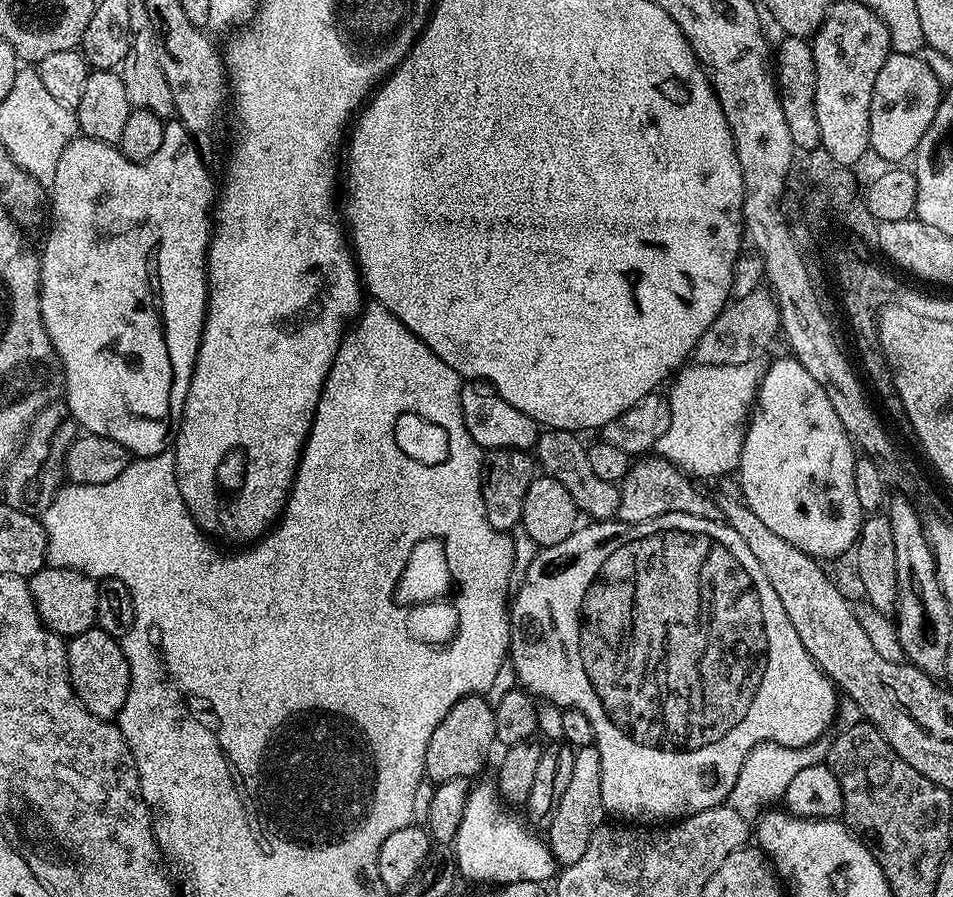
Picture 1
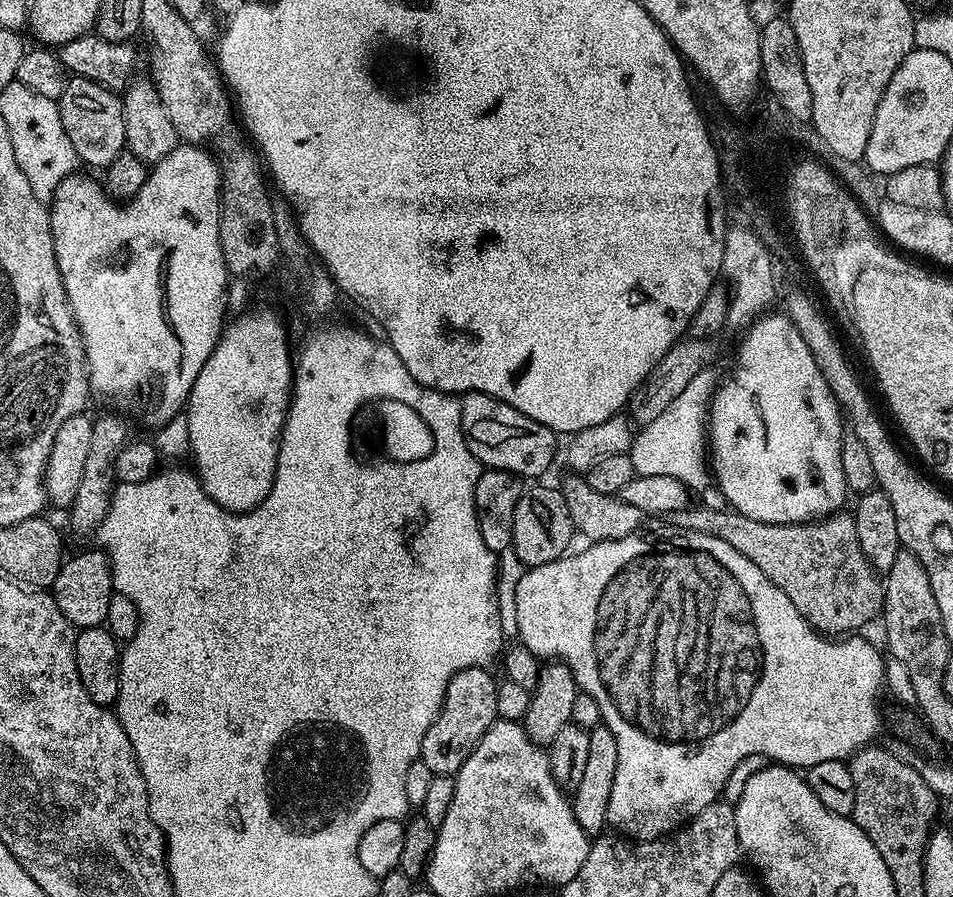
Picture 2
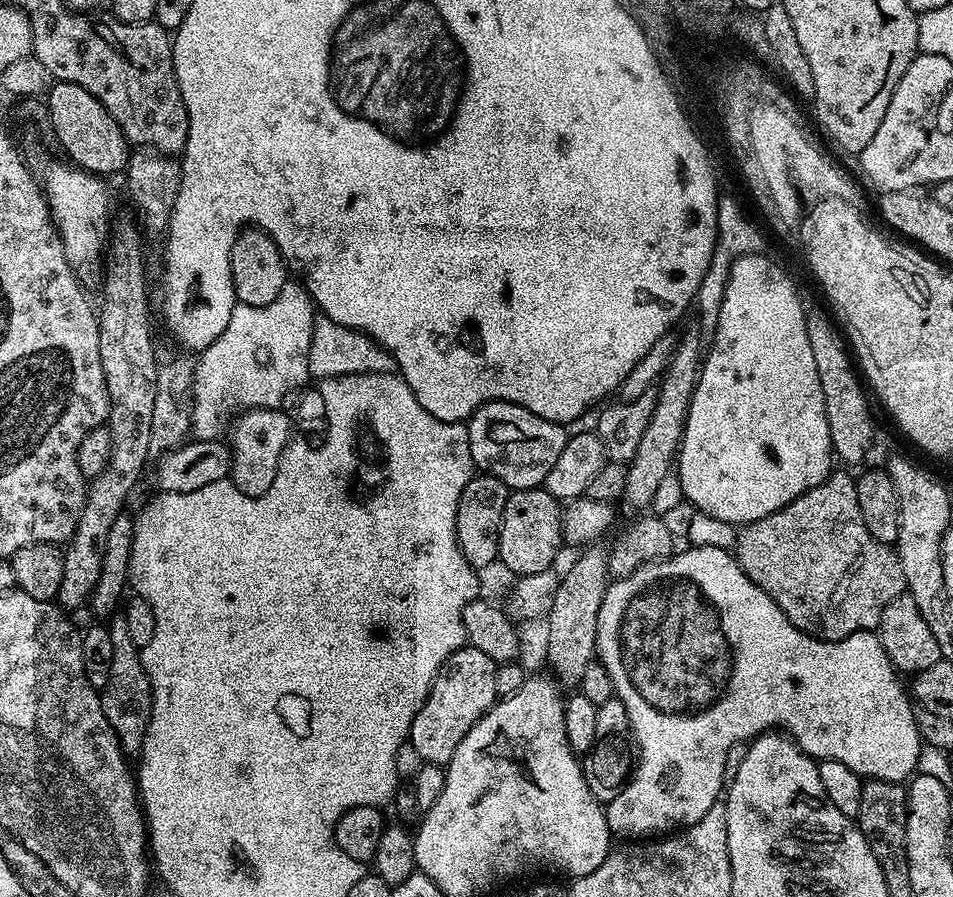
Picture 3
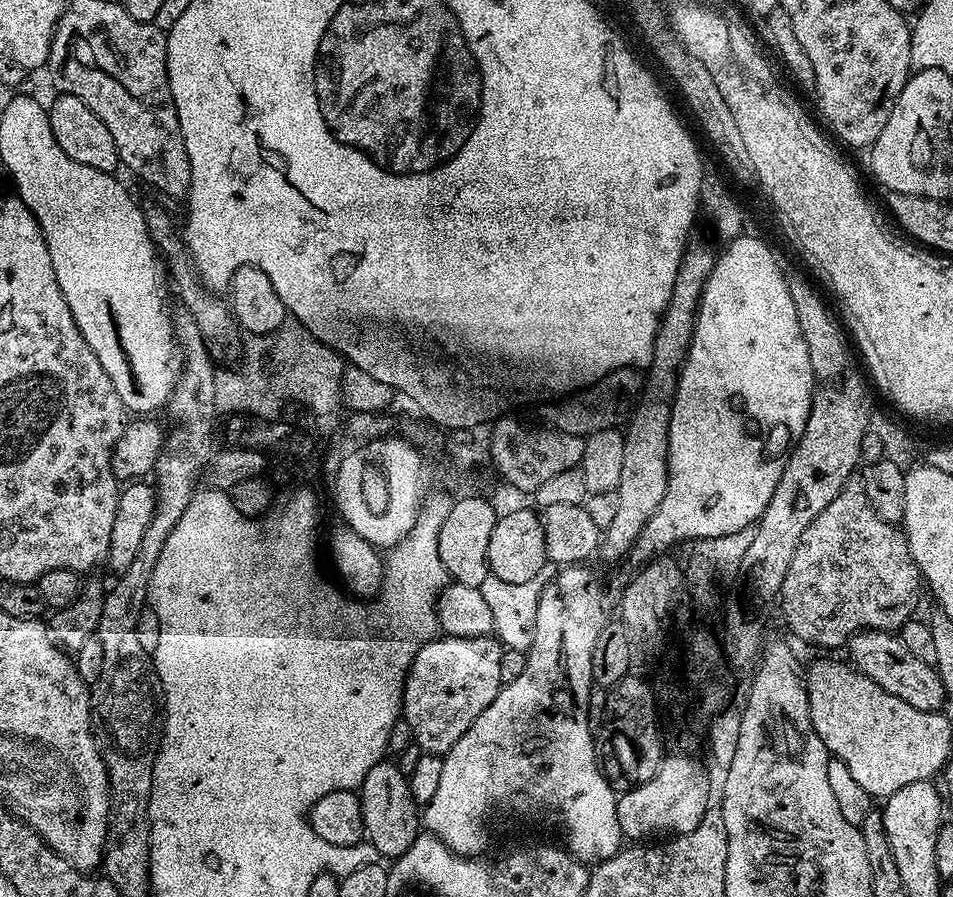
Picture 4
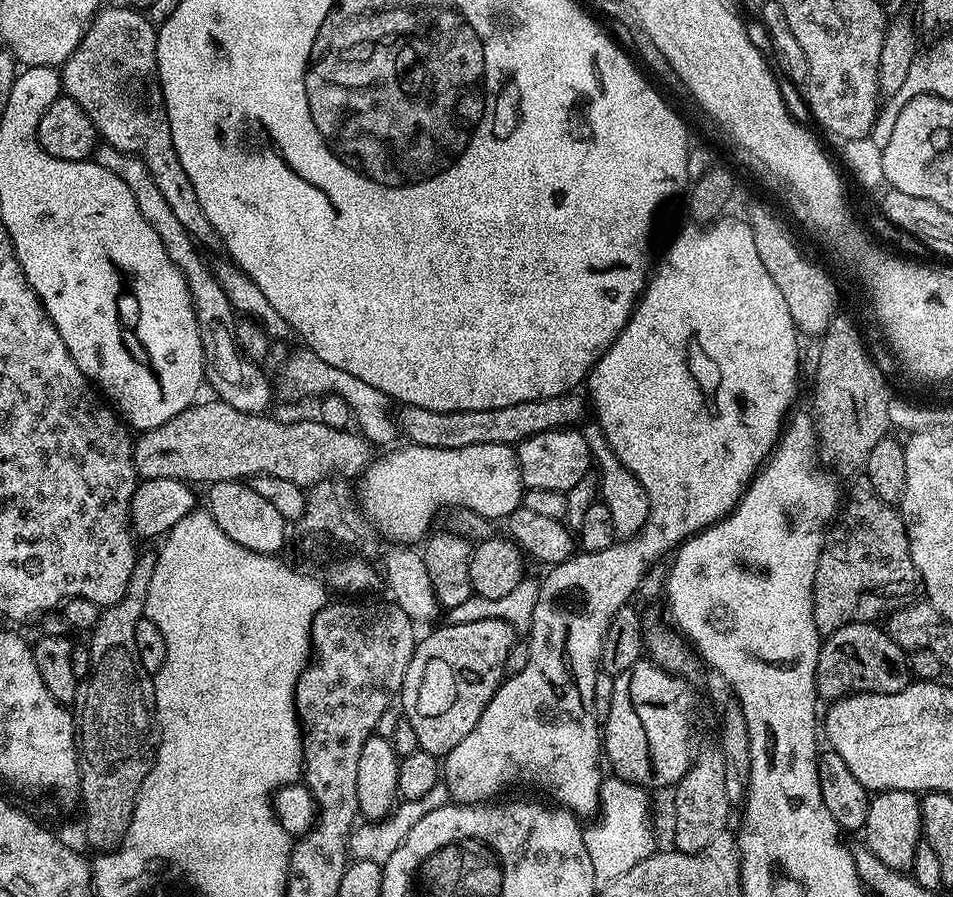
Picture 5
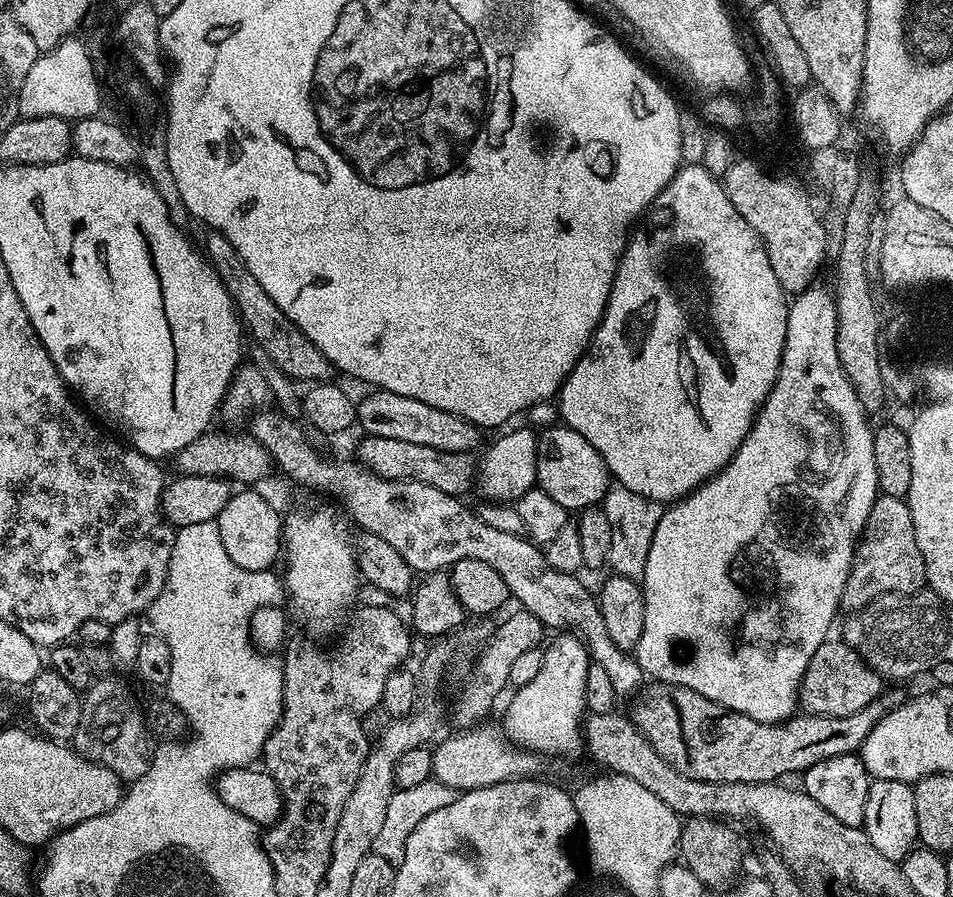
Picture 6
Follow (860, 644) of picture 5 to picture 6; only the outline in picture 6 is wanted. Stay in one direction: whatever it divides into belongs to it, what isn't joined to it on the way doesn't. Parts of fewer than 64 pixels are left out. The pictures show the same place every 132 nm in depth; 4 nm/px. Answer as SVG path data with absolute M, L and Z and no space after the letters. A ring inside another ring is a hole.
M829 638L814 650L814 658L810 658L810 666L806 666L806 674L800 683L799 703L804 704L813 716L849 716L858 714L870 702L878 699L885 691L886 680L861 658L856 649L845 644L843 639Z

